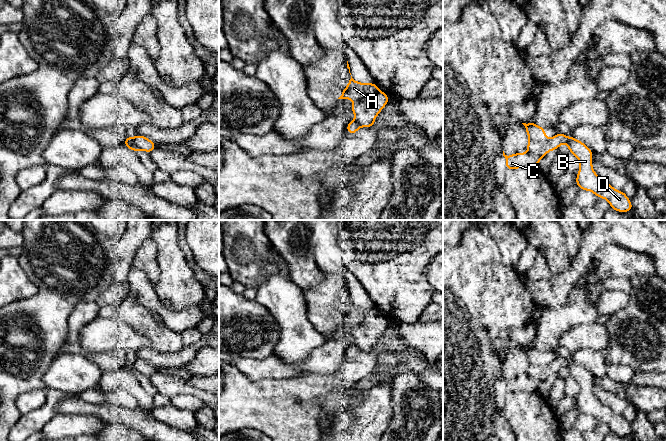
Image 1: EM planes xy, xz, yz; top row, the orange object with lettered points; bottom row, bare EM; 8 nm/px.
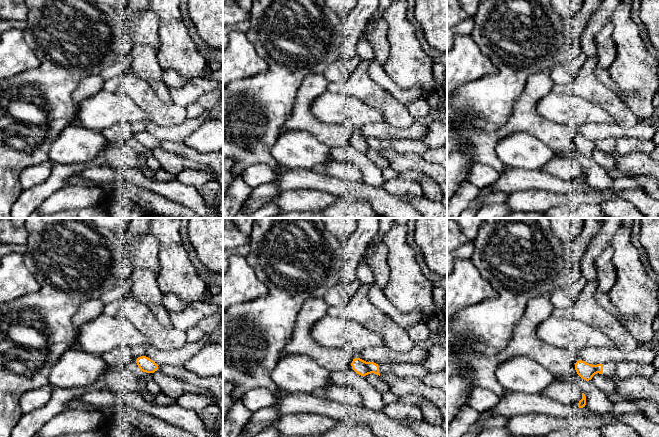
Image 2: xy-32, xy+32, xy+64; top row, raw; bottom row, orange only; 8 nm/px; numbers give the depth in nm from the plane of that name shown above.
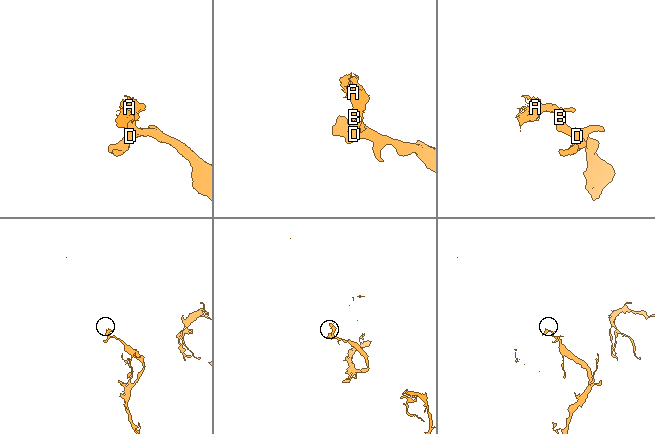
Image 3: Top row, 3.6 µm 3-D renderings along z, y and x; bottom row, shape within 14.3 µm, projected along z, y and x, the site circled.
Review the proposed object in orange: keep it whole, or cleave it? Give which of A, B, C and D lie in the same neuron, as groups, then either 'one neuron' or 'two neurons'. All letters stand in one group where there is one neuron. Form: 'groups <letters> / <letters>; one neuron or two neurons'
groups A C / B D; two neurons

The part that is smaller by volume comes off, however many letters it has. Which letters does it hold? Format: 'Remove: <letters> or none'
Remove: A, C

